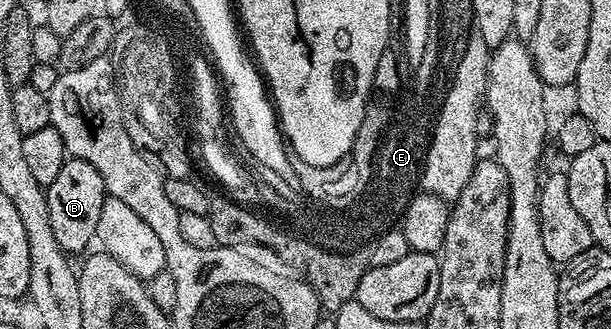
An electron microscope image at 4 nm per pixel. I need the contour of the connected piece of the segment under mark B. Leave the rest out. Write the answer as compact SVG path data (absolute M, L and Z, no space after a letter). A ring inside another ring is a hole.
M68 156L61 172L57 174L57 179L53 179L53 183L46 186L45 192L49 223L53 223L53 235L57 235L57 243L67 255L83 252L86 254L87 244L96 240L97 219L101 219L101 207L108 199L101 171L97 171L93 163L85 163L85 159Z

